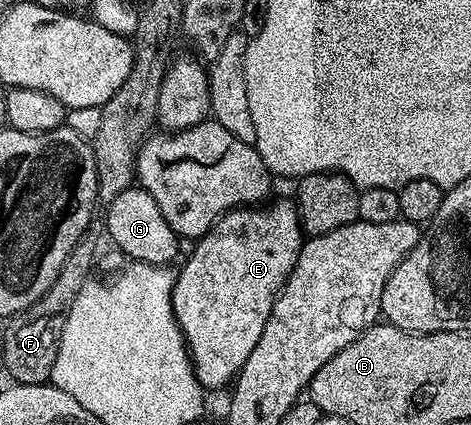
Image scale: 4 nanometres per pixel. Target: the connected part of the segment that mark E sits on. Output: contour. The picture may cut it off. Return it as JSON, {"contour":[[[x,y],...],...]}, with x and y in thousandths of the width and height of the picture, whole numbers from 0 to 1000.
{"contour":[[[618,471],[567,482],[512,487],[478,501],[446,546],[410,574],[416,579],[410,581],[399,616],[374,642],[365,729],[382,776],[391,781],[391,805],[399,809],[416,889],[442,920],[499,899],[510,866],[522,845],[531,845],[531,826],[548,816],[548,798],[556,798],[556,769],[565,769],[565,751],[573,751],[586,699],[599,685],[650,565],[631,485]]]}

